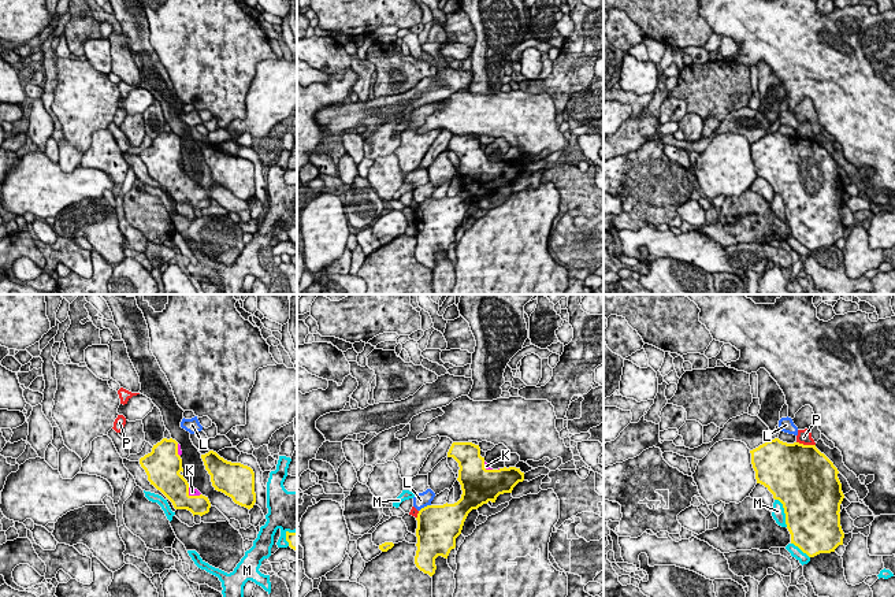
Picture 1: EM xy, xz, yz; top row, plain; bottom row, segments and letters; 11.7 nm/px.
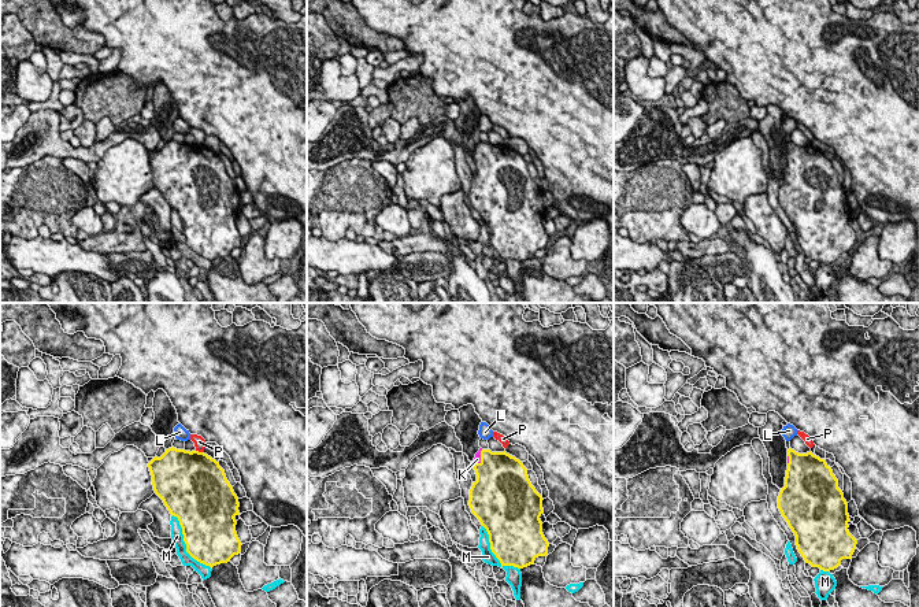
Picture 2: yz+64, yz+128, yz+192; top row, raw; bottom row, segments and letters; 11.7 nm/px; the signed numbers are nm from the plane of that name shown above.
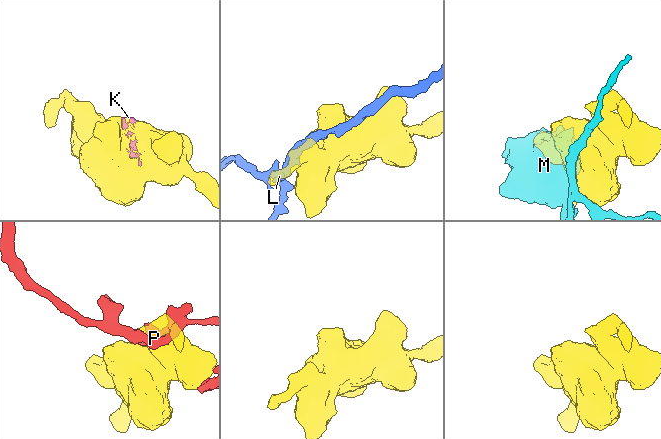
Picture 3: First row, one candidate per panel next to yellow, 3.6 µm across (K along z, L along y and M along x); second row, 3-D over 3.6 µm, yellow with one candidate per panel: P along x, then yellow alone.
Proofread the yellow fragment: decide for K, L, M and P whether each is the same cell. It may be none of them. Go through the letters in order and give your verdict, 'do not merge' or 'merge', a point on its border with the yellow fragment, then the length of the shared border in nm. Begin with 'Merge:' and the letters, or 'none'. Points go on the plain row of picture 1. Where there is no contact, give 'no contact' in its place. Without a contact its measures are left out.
Merge: K
K: merge; meets yellow in xy at (190, 189); contact 200 nm long
L: do not merge; meets yellow in xz at (424, 200); contact 170 nm long
M: do not merge; meets yellow in yz at (784, 206); contact 360 nm long
P: do not merge; meets yellow in yz at (806, 138); contact 220 nm long

